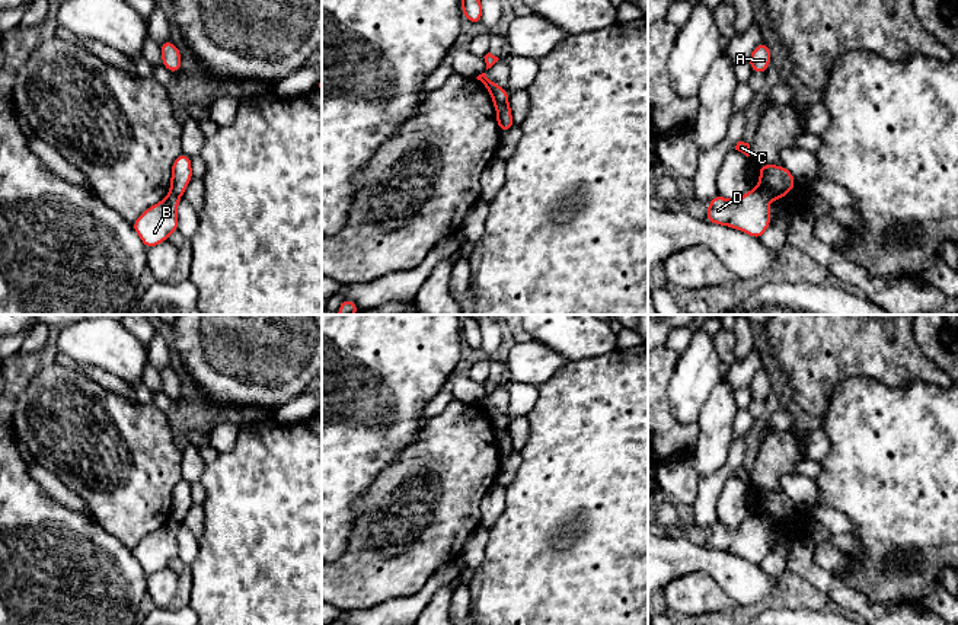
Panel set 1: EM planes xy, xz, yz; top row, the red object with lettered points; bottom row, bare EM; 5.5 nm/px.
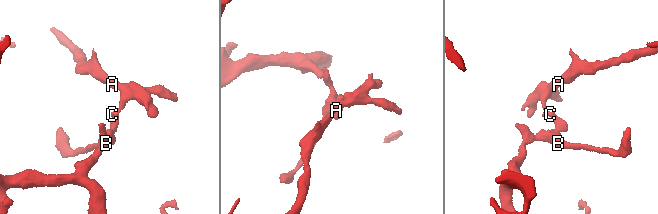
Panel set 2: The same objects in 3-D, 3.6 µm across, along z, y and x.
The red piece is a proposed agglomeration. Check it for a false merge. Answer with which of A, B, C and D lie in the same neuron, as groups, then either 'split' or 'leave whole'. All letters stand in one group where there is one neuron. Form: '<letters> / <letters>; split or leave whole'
A C / B D; split

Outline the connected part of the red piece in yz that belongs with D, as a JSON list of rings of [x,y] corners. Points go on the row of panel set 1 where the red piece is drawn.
[[[751,189],[740,200],[727,200],[719,194],[708,205],[706,221],[738,229],[760,239],[770,226],[770,198]]]

